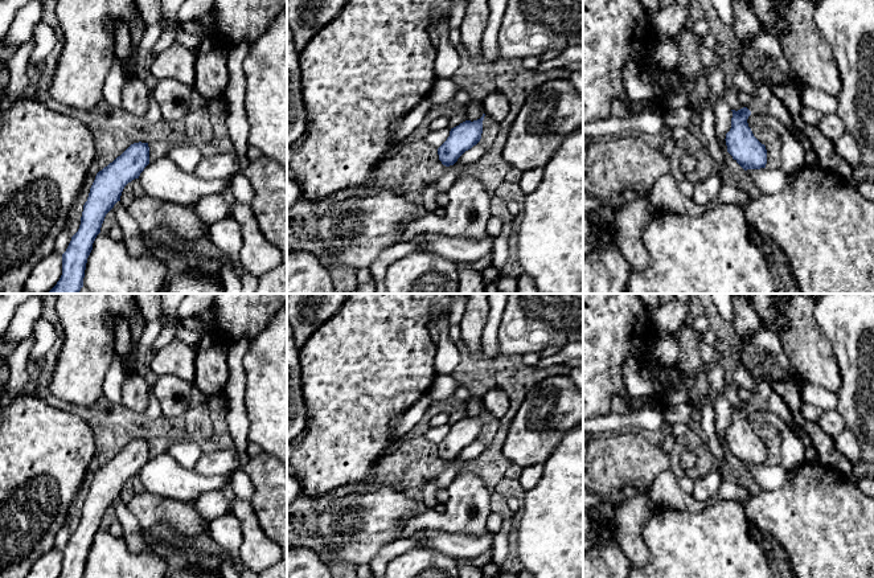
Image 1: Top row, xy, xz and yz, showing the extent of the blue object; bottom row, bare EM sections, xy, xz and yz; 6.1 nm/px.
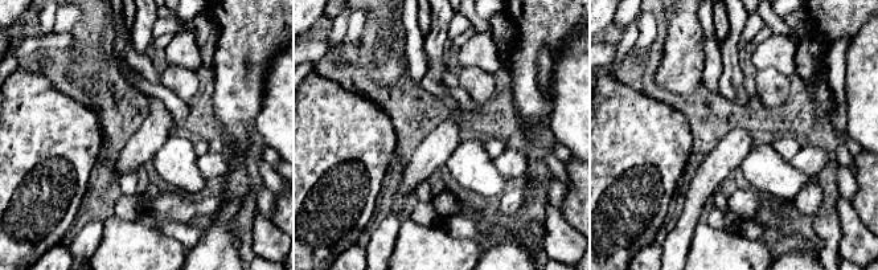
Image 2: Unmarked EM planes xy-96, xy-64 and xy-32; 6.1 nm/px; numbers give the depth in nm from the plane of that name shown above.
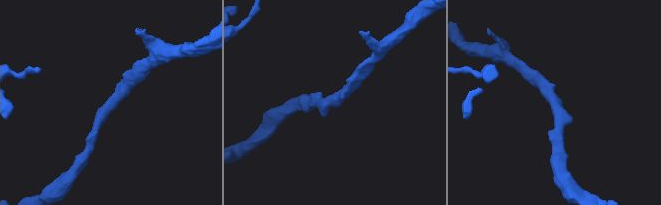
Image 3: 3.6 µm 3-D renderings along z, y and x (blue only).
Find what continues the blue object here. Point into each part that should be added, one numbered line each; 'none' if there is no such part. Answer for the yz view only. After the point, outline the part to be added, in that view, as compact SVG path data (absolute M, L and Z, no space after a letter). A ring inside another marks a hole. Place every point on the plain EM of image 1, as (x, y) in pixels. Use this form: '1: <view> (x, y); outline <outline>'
1: yz (764, 398); outline M755 380L756 390L751 393L747 405L754 411L768 411L777 414L781 421L788 426L788 429L796 434L796 423L793 415L785 402L775 393L772 386L763 381Z

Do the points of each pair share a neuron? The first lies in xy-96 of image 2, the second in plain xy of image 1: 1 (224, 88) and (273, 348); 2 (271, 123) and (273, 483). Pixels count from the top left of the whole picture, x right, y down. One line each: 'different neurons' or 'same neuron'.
1: different neurons
2: different neurons

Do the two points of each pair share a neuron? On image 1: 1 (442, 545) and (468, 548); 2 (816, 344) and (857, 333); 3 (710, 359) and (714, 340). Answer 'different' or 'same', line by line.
1: same
2: different
3: different

